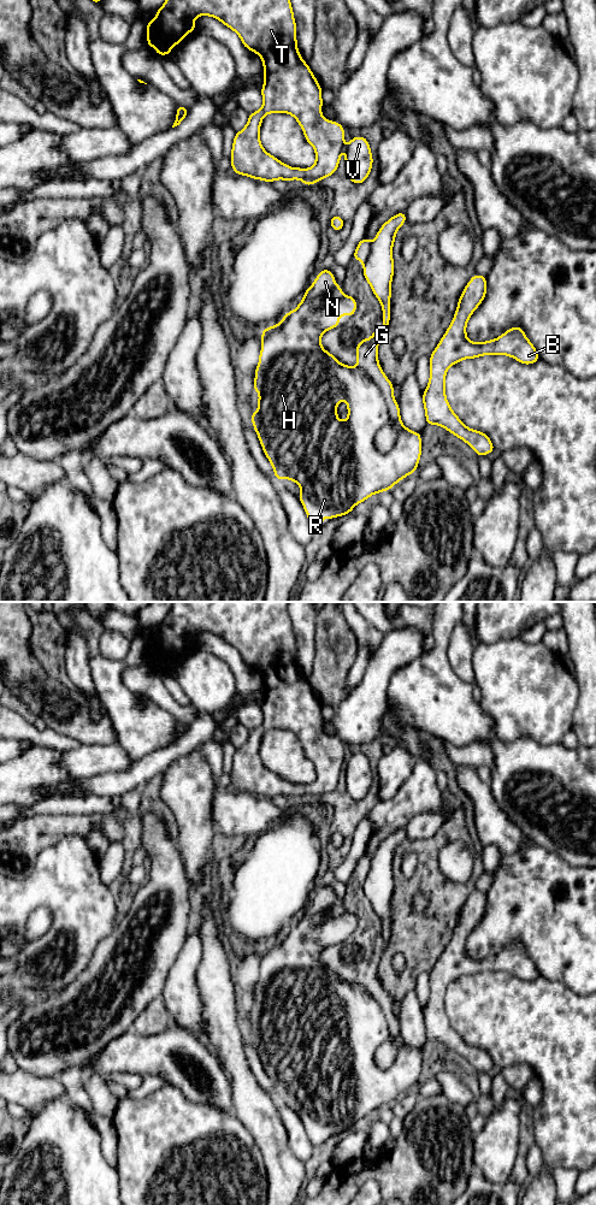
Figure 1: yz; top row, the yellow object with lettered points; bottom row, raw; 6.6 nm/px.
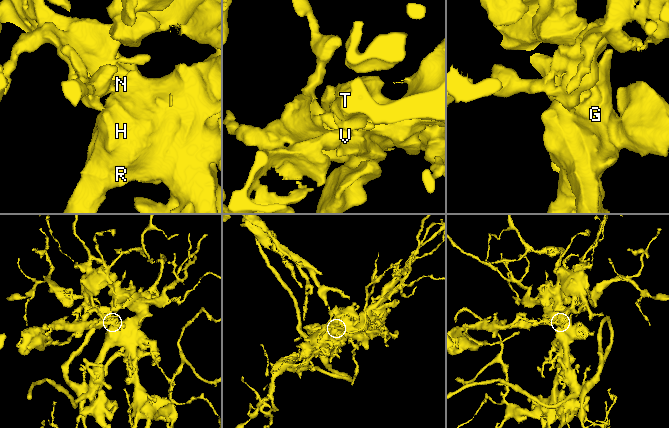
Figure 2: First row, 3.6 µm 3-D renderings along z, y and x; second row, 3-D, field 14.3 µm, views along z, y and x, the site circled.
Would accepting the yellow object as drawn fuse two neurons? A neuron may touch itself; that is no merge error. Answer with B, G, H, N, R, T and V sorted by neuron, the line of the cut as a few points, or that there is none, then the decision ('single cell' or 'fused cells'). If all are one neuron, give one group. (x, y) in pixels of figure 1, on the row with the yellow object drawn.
B H N R T V / G | yz (356, 366), (377, 384), (389, 419), (399, 429), (387, 453) | fused cells

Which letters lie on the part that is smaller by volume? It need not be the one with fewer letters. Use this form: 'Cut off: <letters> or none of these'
Cut off: G

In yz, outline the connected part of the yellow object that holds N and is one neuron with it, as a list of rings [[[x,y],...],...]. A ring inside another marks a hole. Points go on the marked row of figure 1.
[[[323,268],[313,284],[306,289],[299,306],[287,312],[279,324],[261,331],[261,350],[253,385],[253,390],[259,394],[258,410],[250,414],[250,419],[262,450],[272,465],[275,478],[293,480],[301,488],[297,497],[314,530],[321,527],[323,519],[349,514],[356,504],[373,494],[390,490],[400,480],[415,473],[421,456],[421,435],[407,429],[402,421],[390,420],[388,404],[378,384],[362,368],[341,364],[321,347],[321,335],[337,327],[341,315],[353,317],[356,306],[354,297],[342,293],[332,272]],[[317,297],[323,297],[324,301],[314,311],[312,302]],[[342,400],[347,401],[348,408],[344,421],[337,417],[337,404]],[[389,424],[397,426],[400,432],[394,447],[388,453],[382,453],[374,439],[377,432]]]

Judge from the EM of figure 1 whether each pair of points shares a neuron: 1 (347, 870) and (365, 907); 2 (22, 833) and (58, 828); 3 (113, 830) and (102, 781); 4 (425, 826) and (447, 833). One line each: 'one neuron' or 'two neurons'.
1: two neurons
2: one neuron
3: two neurons
4: two neurons

